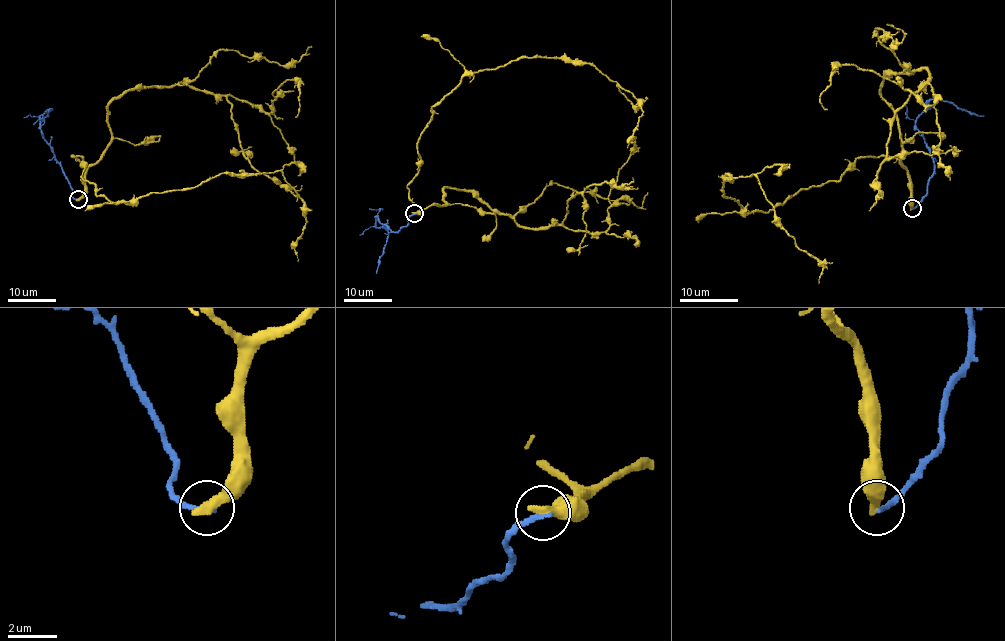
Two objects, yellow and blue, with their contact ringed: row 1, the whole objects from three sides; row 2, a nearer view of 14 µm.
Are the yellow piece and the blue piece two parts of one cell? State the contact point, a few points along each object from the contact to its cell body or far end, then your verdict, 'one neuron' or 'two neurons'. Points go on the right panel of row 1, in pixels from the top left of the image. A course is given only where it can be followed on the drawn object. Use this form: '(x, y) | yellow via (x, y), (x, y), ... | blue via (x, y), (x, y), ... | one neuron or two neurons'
(912, 208) | yellow via (912, 209), (896, 158), (855, 159), (768, 212), (724, 196), (726, 177), (758, 180), (819, 283) | blue via (912, 209), (934, 171), (929, 148), (916, 127), (928, 103), (950, 101), (983, 116) | two neurons

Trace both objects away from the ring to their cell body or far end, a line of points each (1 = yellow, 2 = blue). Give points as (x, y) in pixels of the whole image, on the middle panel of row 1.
1: (415, 214), (408, 183), (421, 131), (465, 75), (521, 58), (591, 63), (639, 100), (635, 136)
2: (415, 214), (398, 232), (393, 232), (376, 217), (376, 227), (382, 227), (388, 234), (376, 273)

